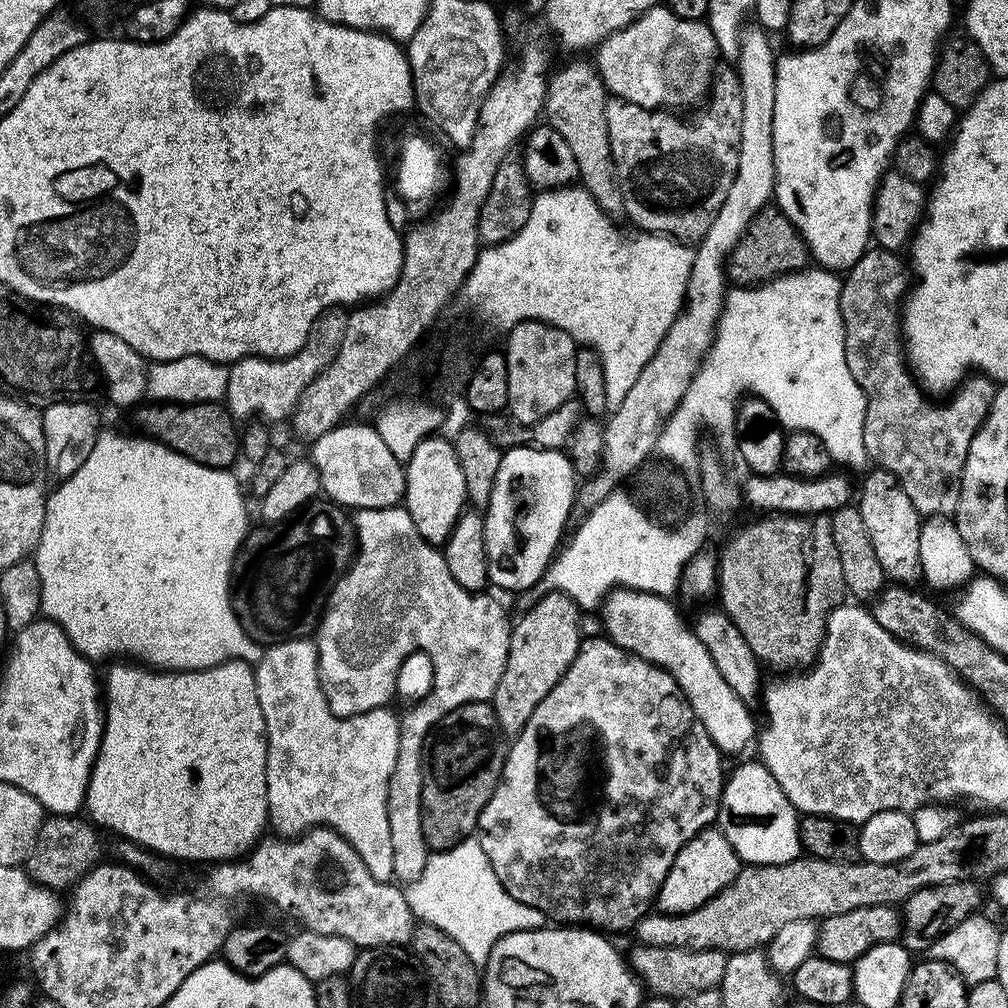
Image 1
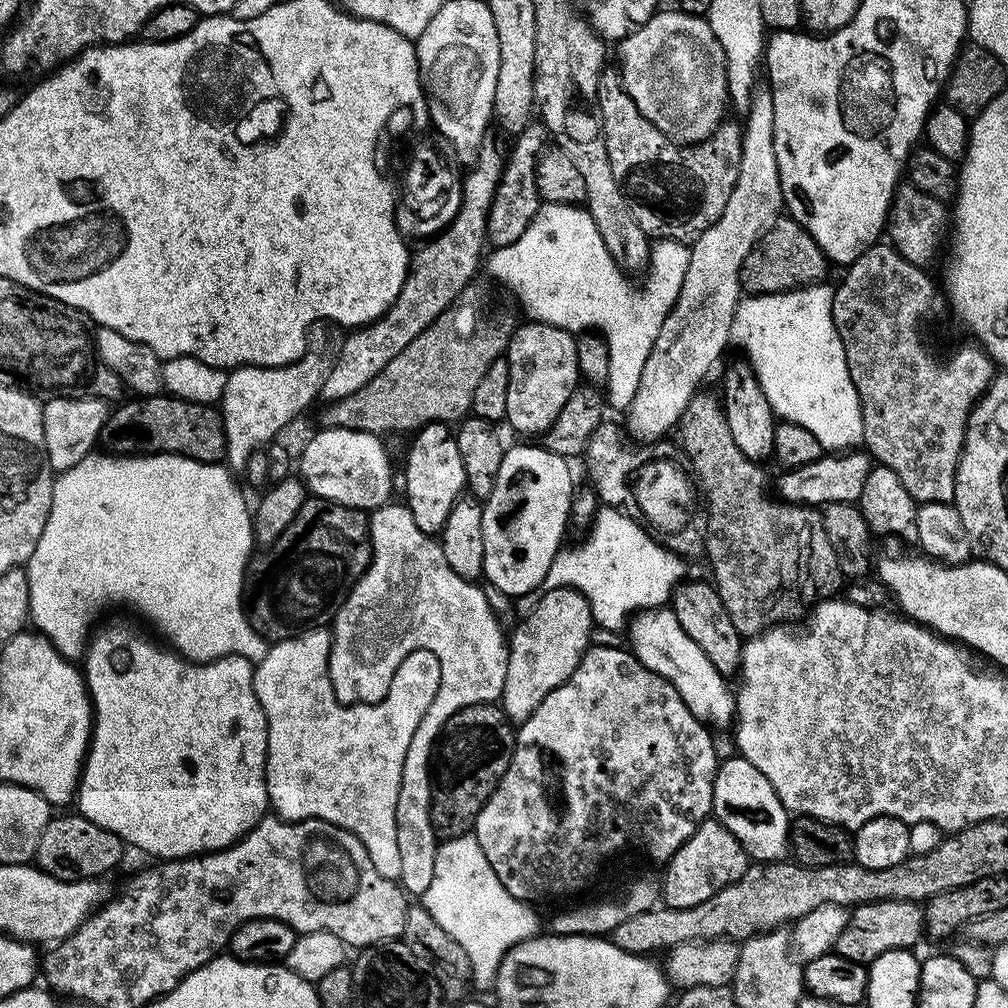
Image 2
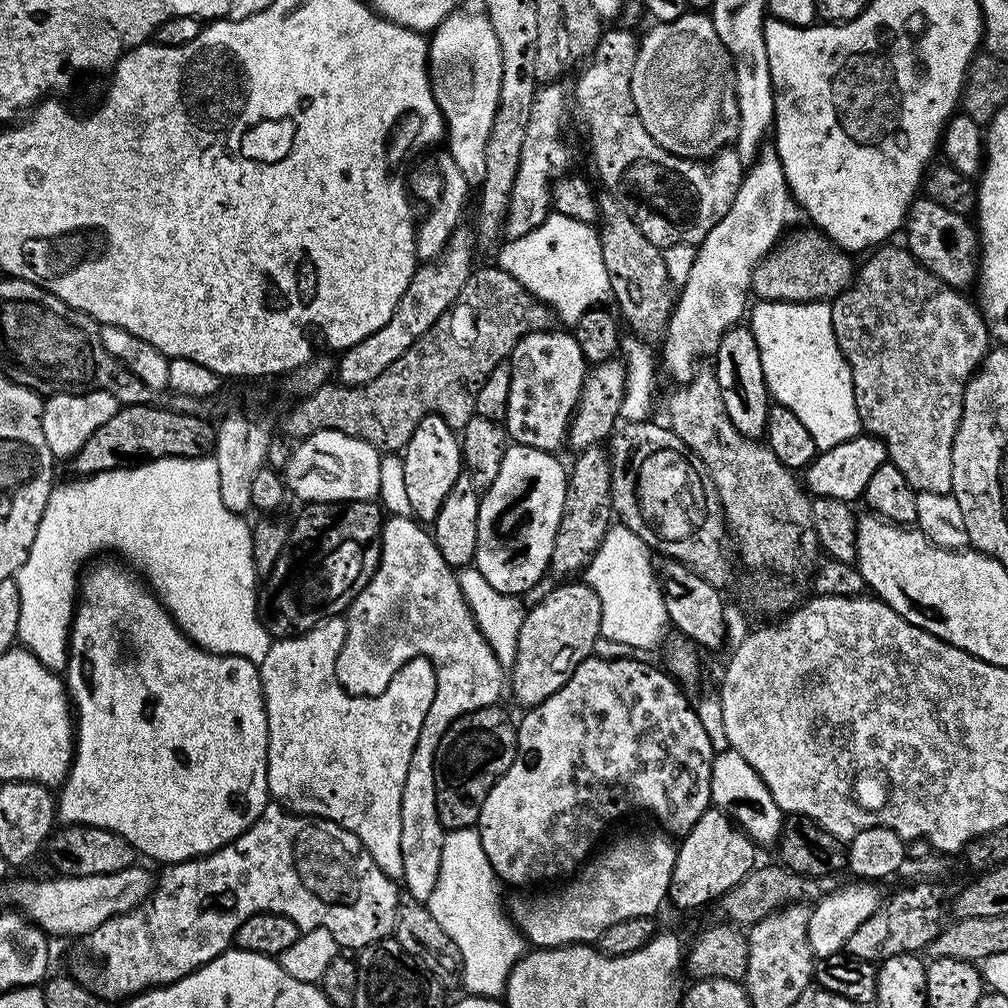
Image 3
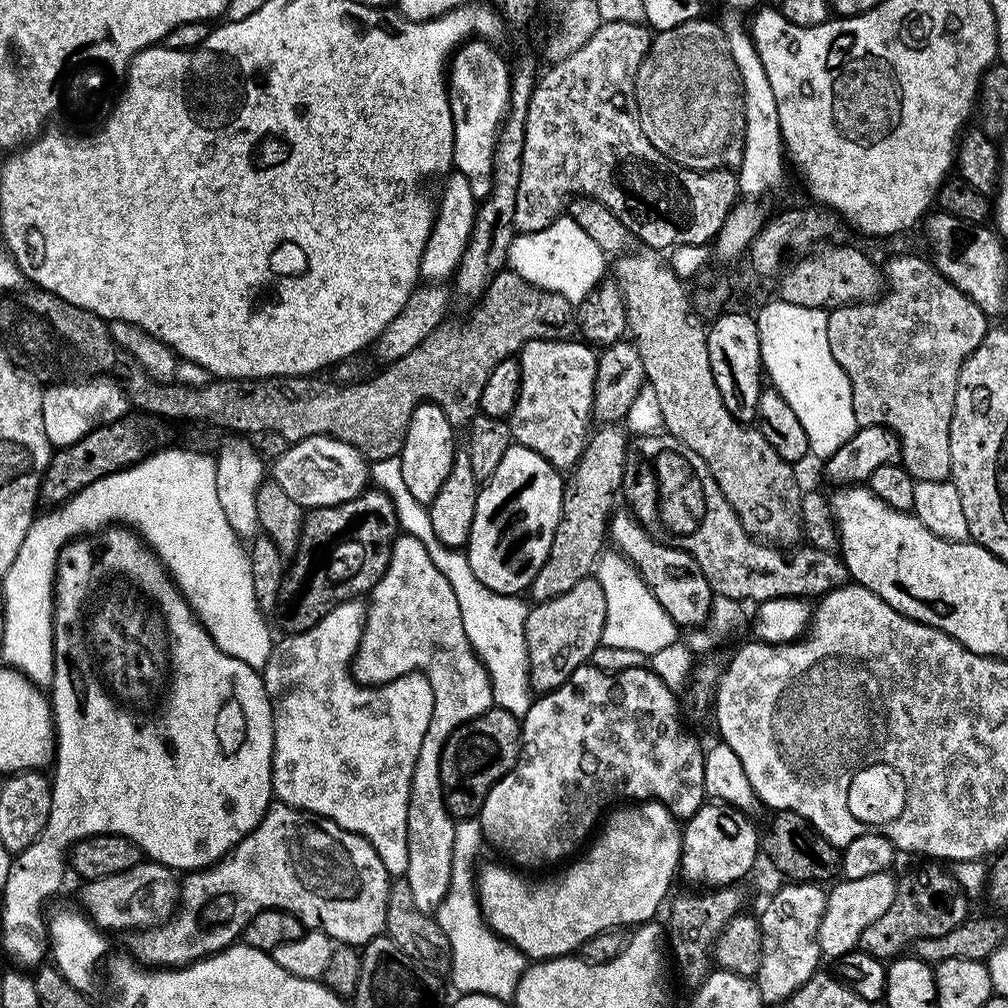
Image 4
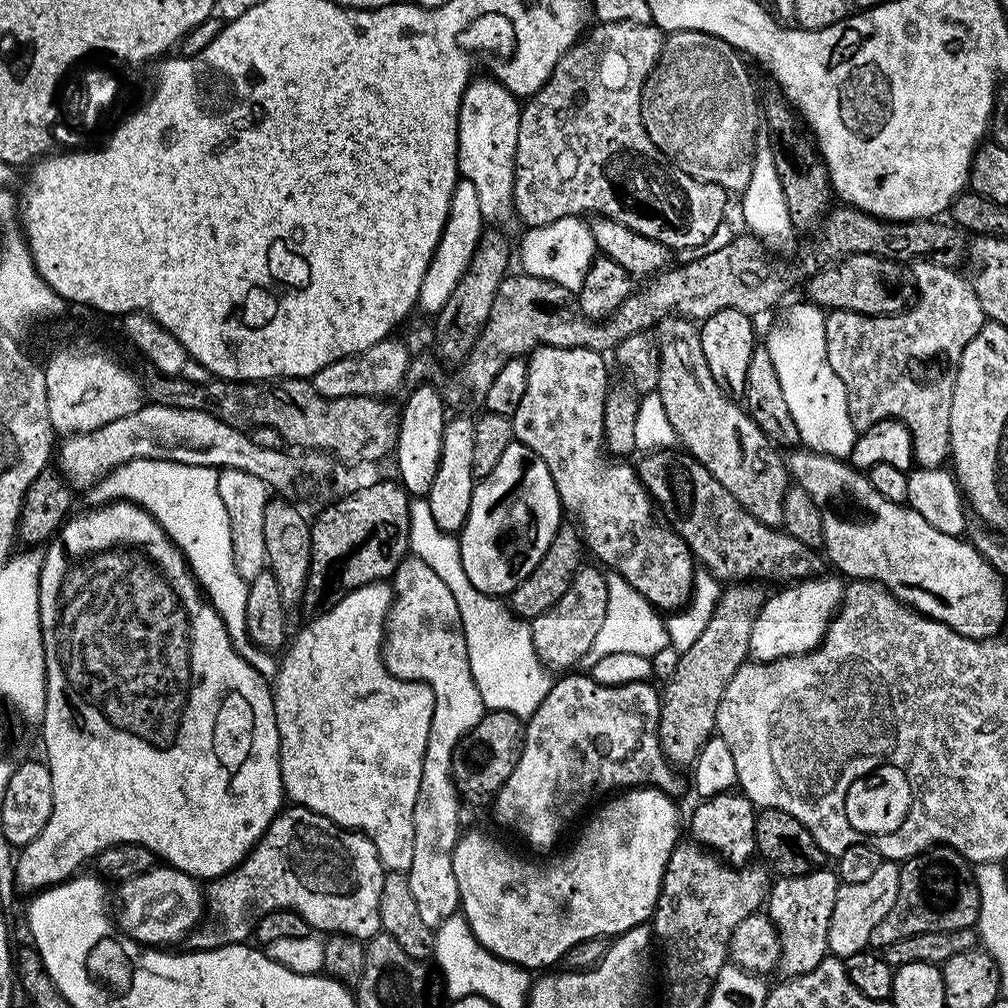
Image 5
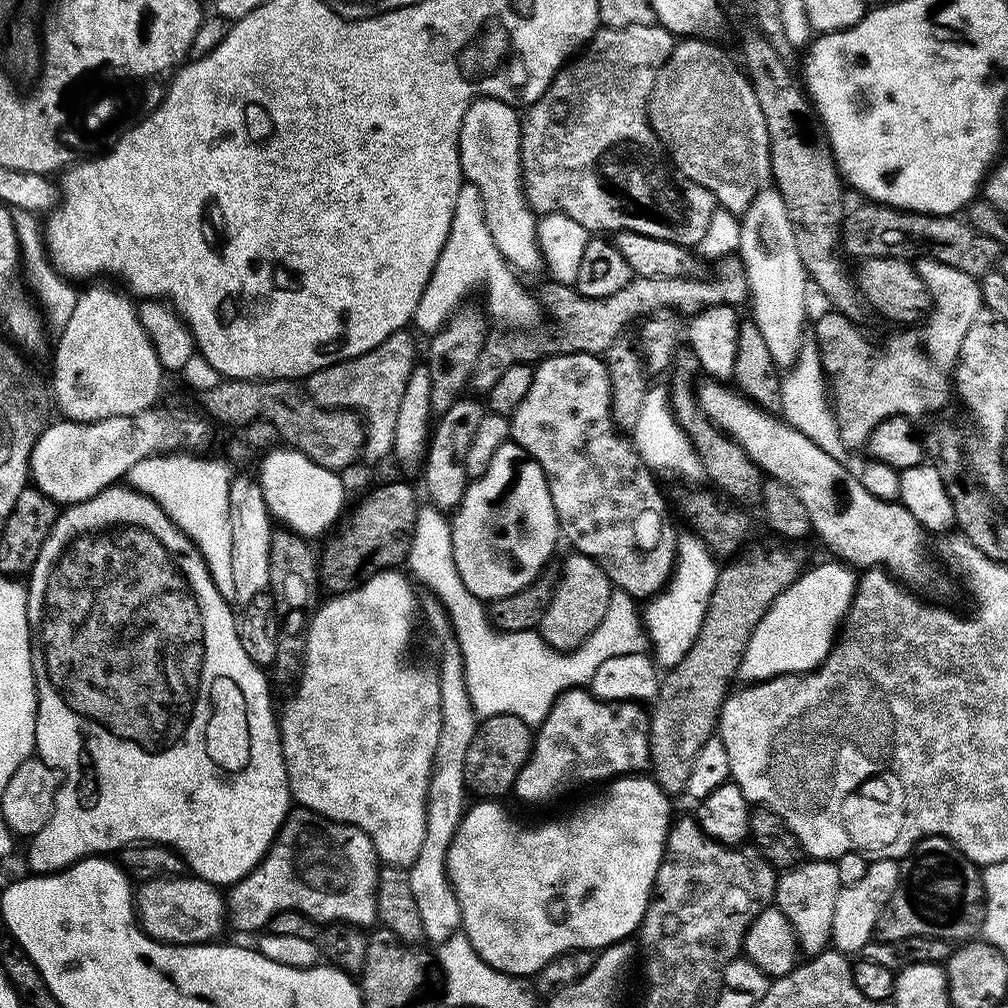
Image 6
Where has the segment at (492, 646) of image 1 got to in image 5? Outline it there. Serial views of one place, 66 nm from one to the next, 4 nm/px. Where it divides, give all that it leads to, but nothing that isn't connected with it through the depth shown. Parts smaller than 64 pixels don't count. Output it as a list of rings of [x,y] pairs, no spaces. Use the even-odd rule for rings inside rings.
[[[409,554],[396,567],[396,573],[390,577],[390,587],[392,590],[392,605],[388,611],[388,620],[384,624],[384,647],[382,649],[384,665],[389,674],[397,676],[399,680],[421,680],[423,684],[428,684],[434,694],[434,702],[436,703],[434,718],[430,724],[430,738],[426,744],[426,758],[422,762],[422,782],[418,786],[418,802],[414,802],[414,862],[410,862],[410,870],[408,871],[410,890],[414,893],[414,902],[418,905],[418,915],[422,917],[422,922],[426,922],[426,926],[430,926],[435,930],[446,923],[451,915],[456,914],[460,906],[458,878],[454,878],[454,850],[456,849],[456,841],[462,835],[462,827],[458,822],[458,810],[462,805],[462,801],[454,786],[452,759],[456,753],[456,747],[460,745],[461,738],[470,730],[474,730],[474,726],[478,726],[478,722],[484,717],[486,709],[482,702],[482,694],[478,694],[474,674],[470,674],[470,658],[466,654],[466,638],[462,630],[462,618],[458,614],[458,602],[454,602],[454,594],[450,594],[449,588],[442,582],[442,578],[438,578],[438,574],[434,574],[434,570],[430,570],[430,566],[426,566],[426,562],[422,562],[422,558]]]

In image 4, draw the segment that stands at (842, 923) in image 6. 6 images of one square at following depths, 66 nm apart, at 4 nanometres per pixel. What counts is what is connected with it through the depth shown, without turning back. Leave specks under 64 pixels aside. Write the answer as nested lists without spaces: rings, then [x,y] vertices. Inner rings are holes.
[[[886,871],[869,874],[867,878],[857,880],[841,879],[840,884],[833,883],[831,885],[833,888],[827,889],[825,913],[822,914],[821,925],[818,926],[818,942],[825,957],[835,958],[859,949],[860,939],[862,933],[866,931],[866,926],[882,918],[890,902],[894,902],[898,880],[895,875],[893,877],[892,875],[891,871]]]

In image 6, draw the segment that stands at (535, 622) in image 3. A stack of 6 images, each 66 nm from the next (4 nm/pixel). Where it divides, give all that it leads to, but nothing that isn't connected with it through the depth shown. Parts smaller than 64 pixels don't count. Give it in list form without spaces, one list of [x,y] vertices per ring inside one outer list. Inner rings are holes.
[[[573,551],[572,556],[564,560],[560,568],[560,580],[555,581],[550,606],[546,606],[546,614],[542,614],[542,622],[538,634],[551,647],[560,652],[574,651],[584,639],[594,630],[606,615],[614,591],[610,578],[594,558],[586,554]]]

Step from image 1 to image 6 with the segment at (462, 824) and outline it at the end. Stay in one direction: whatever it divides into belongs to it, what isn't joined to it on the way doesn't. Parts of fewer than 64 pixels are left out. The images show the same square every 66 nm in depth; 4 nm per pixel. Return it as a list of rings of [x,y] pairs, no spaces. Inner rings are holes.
[[[510,714],[485,716],[479,721],[474,738],[466,750],[464,783],[476,798],[504,798],[516,787],[516,779],[532,753],[533,725]]]

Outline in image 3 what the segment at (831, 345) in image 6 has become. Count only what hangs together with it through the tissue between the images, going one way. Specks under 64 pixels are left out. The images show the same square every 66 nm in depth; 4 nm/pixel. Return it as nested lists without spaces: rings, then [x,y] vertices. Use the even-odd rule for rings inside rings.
[[[888,242],[877,247],[871,254],[863,257],[864,265],[857,267],[850,287],[842,294],[838,294],[832,305],[832,325],[834,338],[850,366],[850,374],[854,382],[854,406],[858,410],[861,429],[869,436],[881,440],[888,451],[888,459],[898,470],[902,470],[906,482],[915,492],[929,492],[930,494],[949,494],[952,491],[952,455],[954,454],[954,434],[958,430],[958,422],[962,418],[964,405],[964,391],[969,380],[976,373],[980,363],[990,351],[990,337],[988,323],[981,316],[979,307],[967,300],[965,293],[958,288],[951,288],[946,282],[939,280],[930,270],[922,267],[908,253],[907,247],[895,248],[895,243]]]

